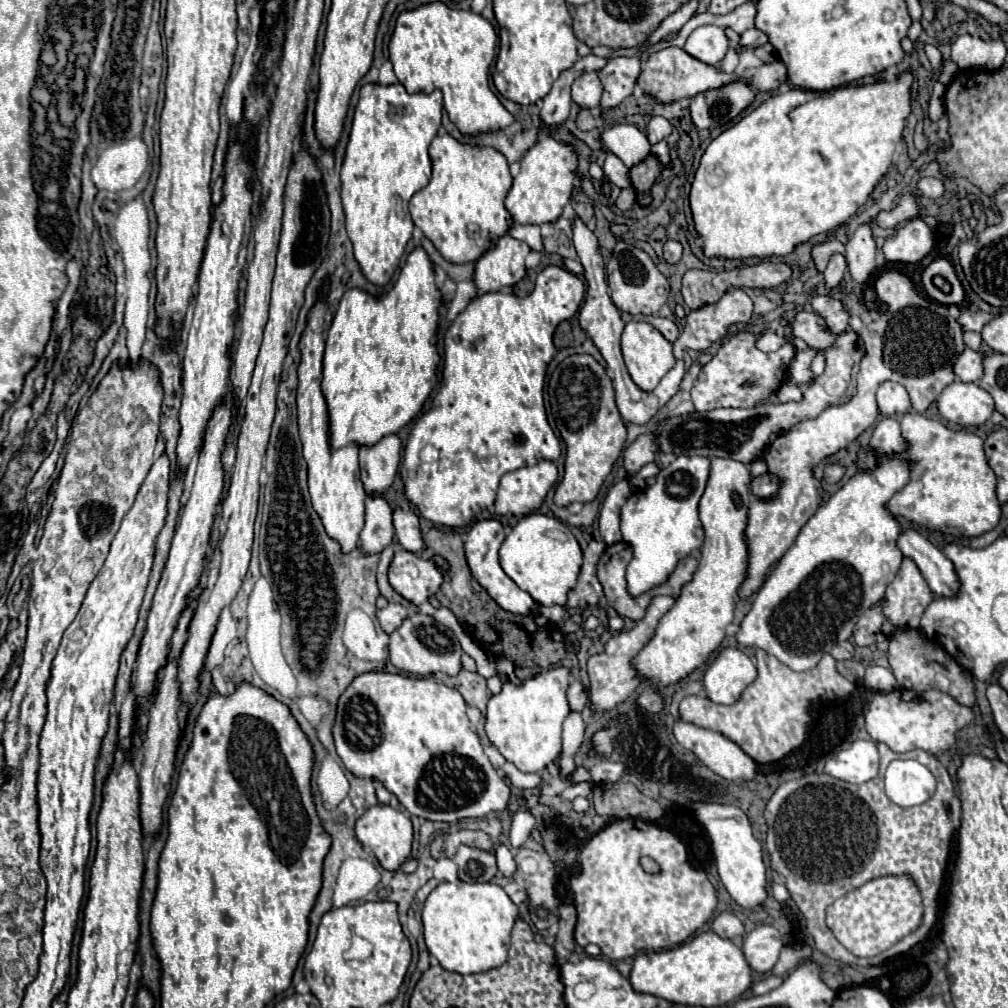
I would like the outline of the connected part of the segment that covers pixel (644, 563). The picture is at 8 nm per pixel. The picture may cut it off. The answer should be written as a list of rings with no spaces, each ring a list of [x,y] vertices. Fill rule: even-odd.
[[[678,456],[666,470],[660,470],[660,474],[656,476],[656,484],[632,494],[622,506],[622,538],[634,550],[634,558],[626,570],[628,592],[632,596],[638,596],[652,586],[666,582],[678,560],[688,556],[692,548],[700,548],[702,534],[698,518],[698,500],[700,492],[706,488],[708,472],[708,458]]]

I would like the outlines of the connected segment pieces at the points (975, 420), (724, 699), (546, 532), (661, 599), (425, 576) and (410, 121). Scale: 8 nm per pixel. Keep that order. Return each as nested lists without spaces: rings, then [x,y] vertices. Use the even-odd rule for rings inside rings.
[[[954,380],[940,394],[938,412],[952,424],[980,426],[992,416],[994,400],[978,384],[964,384]]]
[[[724,648],[714,662],[708,664],[704,674],[704,688],[712,702],[734,704],[744,688],[758,676],[752,660],[738,648]]]
[[[540,512],[526,514],[518,520],[512,532],[500,546],[500,564],[514,584],[528,592],[538,604],[554,606],[566,604],[566,594],[576,586],[582,566],[582,550],[570,532],[570,528],[558,518],[544,516]]]
[[[656,596],[652,598],[650,606],[646,608],[646,616],[642,620],[636,622],[634,628],[626,630],[626,632],[620,632],[620,634],[614,634],[604,652],[602,654],[596,654],[596,656],[590,656],[588,660],[588,676],[590,676],[590,702],[592,702],[592,710],[594,712],[604,712],[604,710],[612,710],[616,708],[620,702],[628,700],[630,696],[636,694],[636,690],[640,688],[640,678],[636,676],[636,672],[632,670],[630,666],[630,660],[638,654],[638,650],[652,638],[654,634],[654,628],[658,624],[658,620],[672,608],[674,604],[674,598],[670,596]]]
[[[398,548],[388,568],[388,578],[400,596],[420,606],[440,588],[444,580],[444,574],[440,570],[442,566],[444,560],[424,560],[414,552]]]
[[[364,84],[360,90],[360,100],[354,112],[350,142],[346,148],[346,158],[342,164],[342,204],[346,212],[348,238],[354,244],[354,256],[364,272],[364,276],[378,286],[384,286],[394,270],[398,268],[400,256],[408,240],[412,238],[412,218],[408,212],[410,198],[428,186],[432,176],[430,142],[438,134],[442,120],[442,92],[436,88],[428,96],[408,94],[402,84]]]

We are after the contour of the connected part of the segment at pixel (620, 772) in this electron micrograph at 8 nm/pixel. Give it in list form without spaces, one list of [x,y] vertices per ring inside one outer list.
[[[600,760],[600,762],[596,762],[594,766],[592,766],[592,778],[596,780],[596,782],[618,782],[622,776],[624,776],[624,772],[626,772],[628,768],[624,768],[624,764],[620,764],[620,762],[610,762],[610,760]]]

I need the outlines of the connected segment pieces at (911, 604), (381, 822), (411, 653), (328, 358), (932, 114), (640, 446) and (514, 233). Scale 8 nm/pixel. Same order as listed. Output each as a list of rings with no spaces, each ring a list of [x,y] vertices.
[[[904,558],[884,596],[884,614],[898,628],[918,628],[928,604],[934,600],[918,566]]]
[[[376,804],[376,806],[368,808],[362,814],[362,818],[358,818],[356,838],[362,846],[368,846],[374,850],[374,856],[380,860],[380,864],[386,870],[398,870],[400,864],[410,856],[414,830],[412,830],[410,818],[406,814],[402,814],[398,808],[394,808],[390,804]]]
[[[420,612],[408,616],[400,624],[400,628],[396,628],[390,634],[388,652],[390,652],[390,662],[408,674],[442,672],[448,676],[456,676],[462,670],[462,664],[460,664],[462,646],[460,646],[458,638],[454,636],[454,632],[448,626],[438,624],[432,616],[426,616]]]
[[[422,246],[414,248],[408,258],[406,258],[406,264],[402,266],[400,270],[400,276],[396,280],[396,284],[382,296],[372,296],[370,292],[366,290],[360,290],[360,288],[350,288],[344,292],[340,304],[338,304],[338,310],[334,314],[334,320],[332,320],[332,326],[326,334],[326,352],[324,352],[324,376],[322,376],[322,392],[324,392],[324,398],[328,402],[328,414],[330,414],[330,446],[332,450],[336,448],[342,448],[350,442],[358,442],[358,444],[376,444],[382,436],[386,434],[392,434],[392,432],[398,432],[402,426],[406,426],[422,408],[422,404],[426,402],[426,398],[430,396],[434,384],[436,384],[436,366],[440,362],[440,354],[438,354],[438,348],[436,344],[432,342],[432,338],[436,336],[436,328],[438,328],[438,322],[440,322],[440,308],[442,304],[442,294],[436,286],[436,272],[434,272],[434,264],[430,262],[430,256],[426,254],[426,250]]]
[[[938,80],[934,84],[934,92],[932,92],[932,98],[930,98],[930,110],[928,110],[928,118],[932,122],[938,122],[940,116],[946,112],[946,108],[944,108],[944,92],[946,92],[946,86]]]
[[[640,436],[634,444],[630,444],[624,452],[624,470],[626,476],[632,478],[644,464],[654,460],[654,452],[656,450],[656,442],[654,436]]]
[[[512,222],[508,234],[516,240],[526,242],[534,252],[544,252],[544,244],[542,244],[542,238],[536,234],[536,226],[520,226]]]

